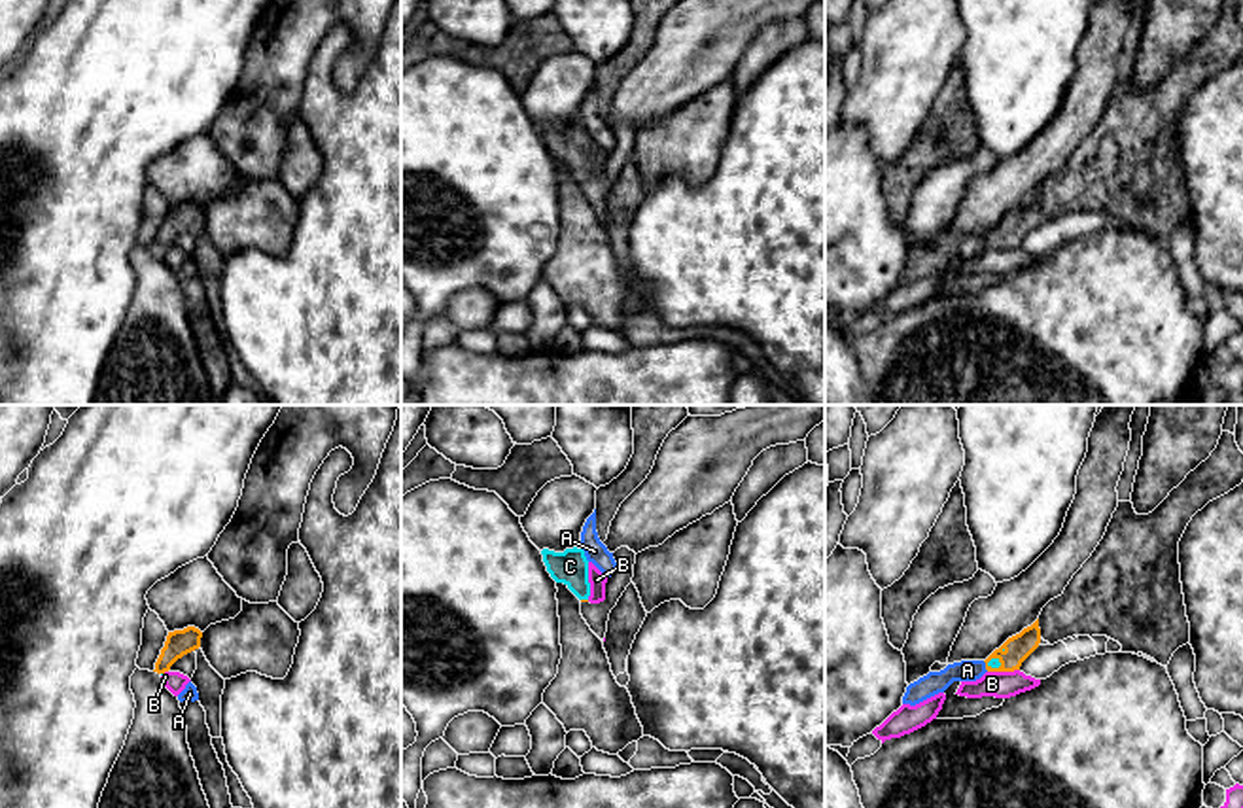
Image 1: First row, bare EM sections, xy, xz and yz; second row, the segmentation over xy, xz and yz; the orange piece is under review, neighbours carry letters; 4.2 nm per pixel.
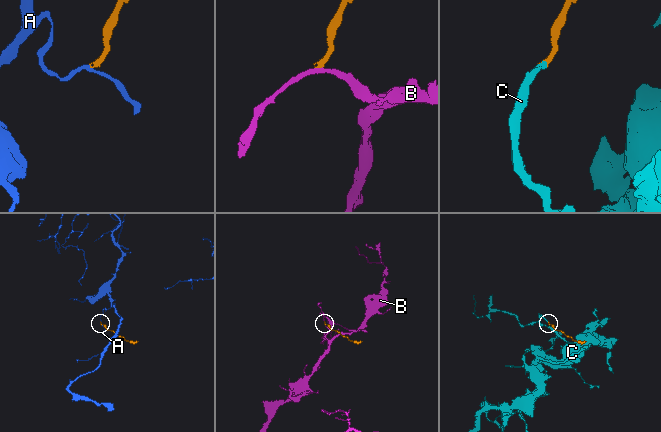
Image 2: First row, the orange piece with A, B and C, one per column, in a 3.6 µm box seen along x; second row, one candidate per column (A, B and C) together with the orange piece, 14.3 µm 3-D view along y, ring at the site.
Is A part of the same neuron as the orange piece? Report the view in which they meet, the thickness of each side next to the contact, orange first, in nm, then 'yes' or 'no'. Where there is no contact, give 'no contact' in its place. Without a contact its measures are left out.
contact in yz; calibres 110 and 100 nm; no

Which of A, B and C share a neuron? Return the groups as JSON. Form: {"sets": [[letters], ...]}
{"sets": [["A"], ["B"], ["C"]]}

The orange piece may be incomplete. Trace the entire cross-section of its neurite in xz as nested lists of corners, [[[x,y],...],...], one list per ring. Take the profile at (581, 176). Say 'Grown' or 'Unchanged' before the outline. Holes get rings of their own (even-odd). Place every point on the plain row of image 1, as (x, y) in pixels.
Grown. [[[573,123],[564,129],[543,125],[541,131],[551,153],[564,159],[581,178],[588,178],[588,136],[583,125]]]

